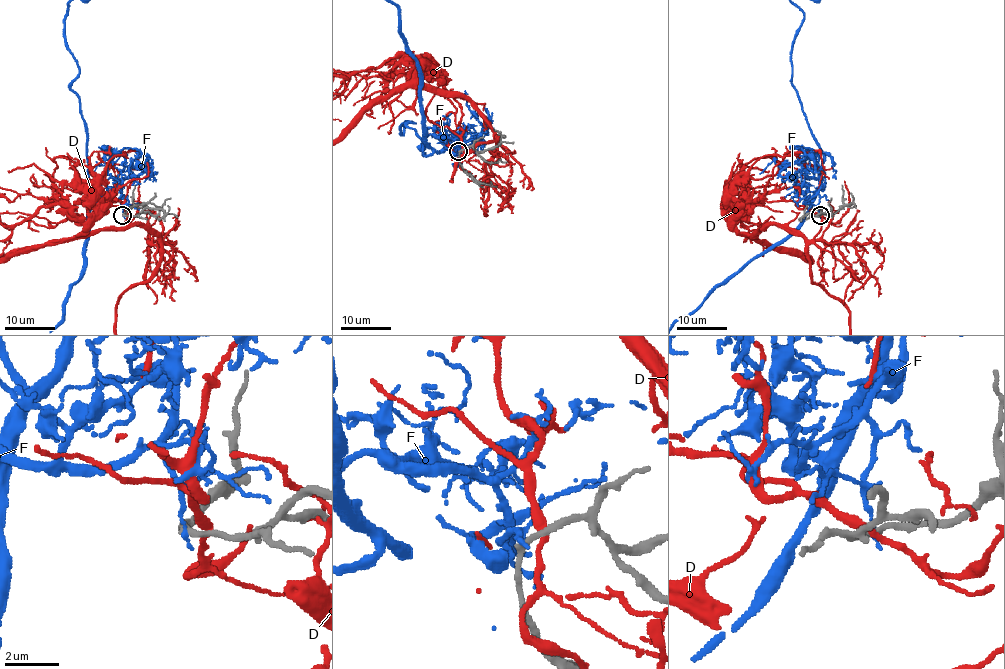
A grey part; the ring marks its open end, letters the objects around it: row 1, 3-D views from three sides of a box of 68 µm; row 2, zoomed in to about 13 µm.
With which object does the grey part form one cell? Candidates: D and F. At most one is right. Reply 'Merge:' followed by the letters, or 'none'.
Merge: none

